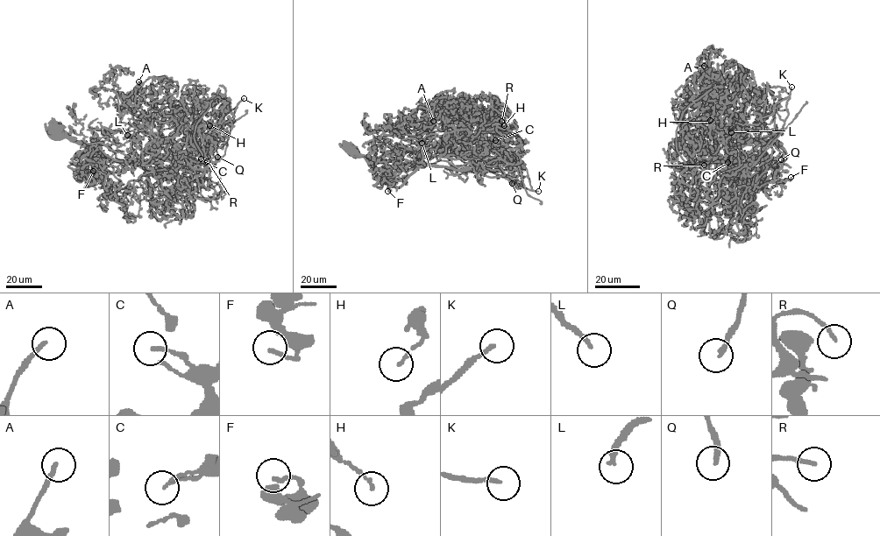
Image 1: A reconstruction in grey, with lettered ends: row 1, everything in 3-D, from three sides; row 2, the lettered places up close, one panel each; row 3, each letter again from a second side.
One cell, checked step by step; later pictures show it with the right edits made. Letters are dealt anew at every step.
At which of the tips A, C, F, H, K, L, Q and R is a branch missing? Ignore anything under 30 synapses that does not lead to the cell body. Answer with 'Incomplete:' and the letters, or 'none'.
Incomplete: A, K, L, Q

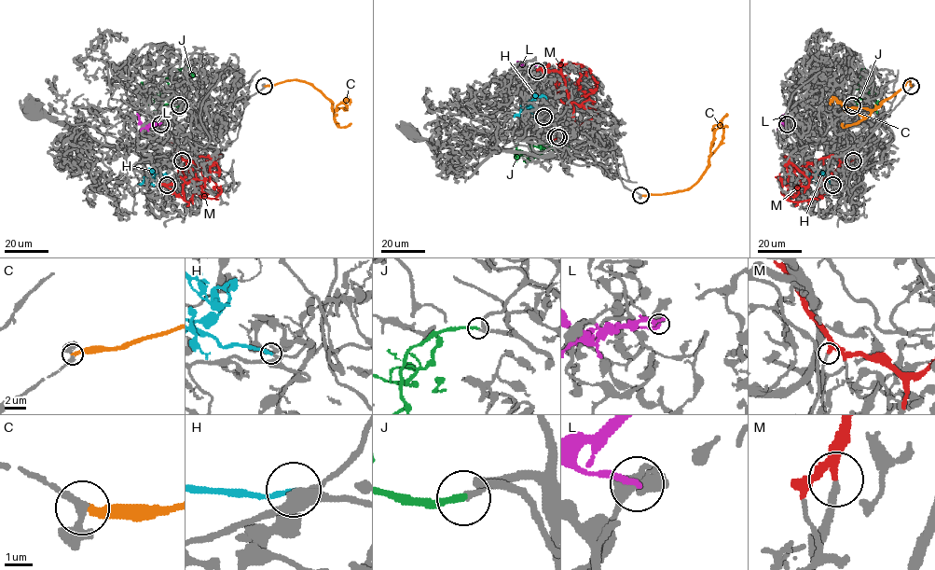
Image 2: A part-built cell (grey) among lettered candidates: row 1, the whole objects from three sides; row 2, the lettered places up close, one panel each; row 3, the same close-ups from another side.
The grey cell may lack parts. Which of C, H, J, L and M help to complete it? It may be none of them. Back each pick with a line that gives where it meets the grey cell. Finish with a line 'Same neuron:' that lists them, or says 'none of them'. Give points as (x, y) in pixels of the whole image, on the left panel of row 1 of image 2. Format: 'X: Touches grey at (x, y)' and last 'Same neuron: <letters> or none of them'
H: Touches grey at (167, 185)
J: Touches grey at (179, 105)
Same neuron: H, J

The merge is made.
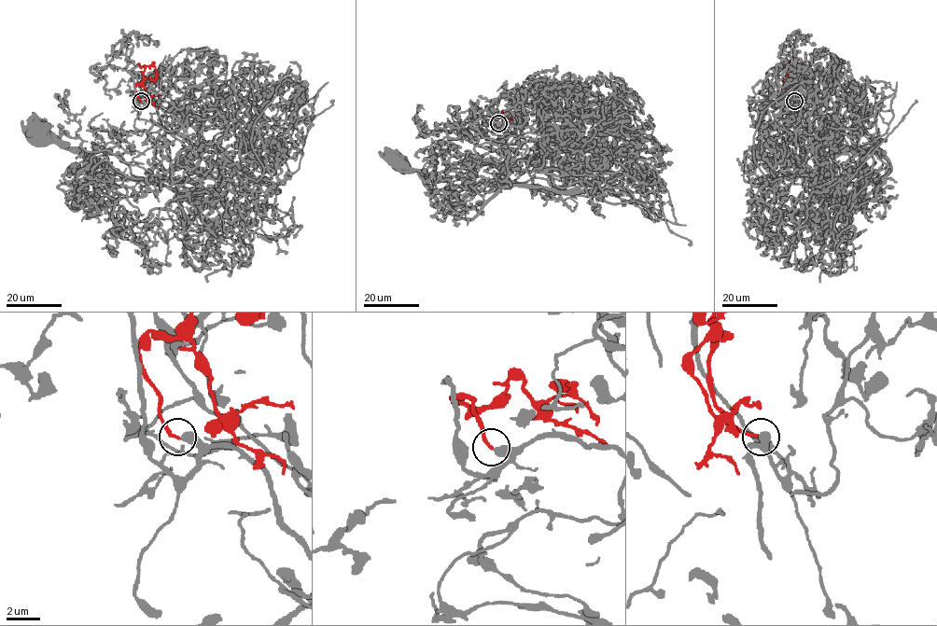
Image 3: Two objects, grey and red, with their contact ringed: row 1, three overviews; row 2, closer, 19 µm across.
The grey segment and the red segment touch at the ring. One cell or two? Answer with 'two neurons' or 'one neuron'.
one neuron

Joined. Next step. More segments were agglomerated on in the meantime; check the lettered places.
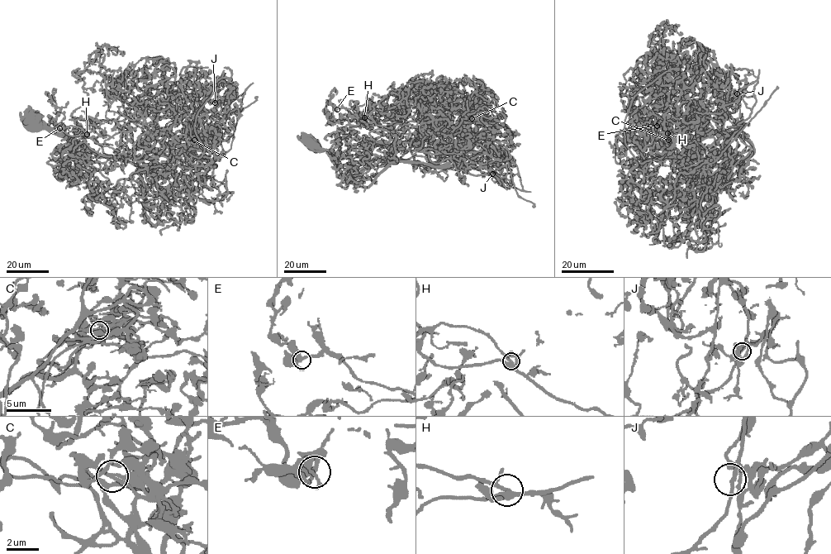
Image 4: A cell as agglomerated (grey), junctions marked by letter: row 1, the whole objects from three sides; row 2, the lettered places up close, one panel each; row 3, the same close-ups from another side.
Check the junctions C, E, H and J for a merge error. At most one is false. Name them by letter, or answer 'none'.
C

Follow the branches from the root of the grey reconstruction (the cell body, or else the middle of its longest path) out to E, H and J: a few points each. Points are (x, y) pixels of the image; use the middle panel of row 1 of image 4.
E: (309, 142), (363, 187), (392, 163), (443, 166), (452, 159), (441, 130), (398, 107), (367, 118), (337, 109)
H: (309, 142), (363, 187), (392, 163), (443, 166), (452, 159), (441, 130), (398, 107), (364, 117)
J: (309, 142), (325, 149), (342, 175), (359, 186), (368, 187), (398, 161), (451, 166), (468, 159), (492, 174)

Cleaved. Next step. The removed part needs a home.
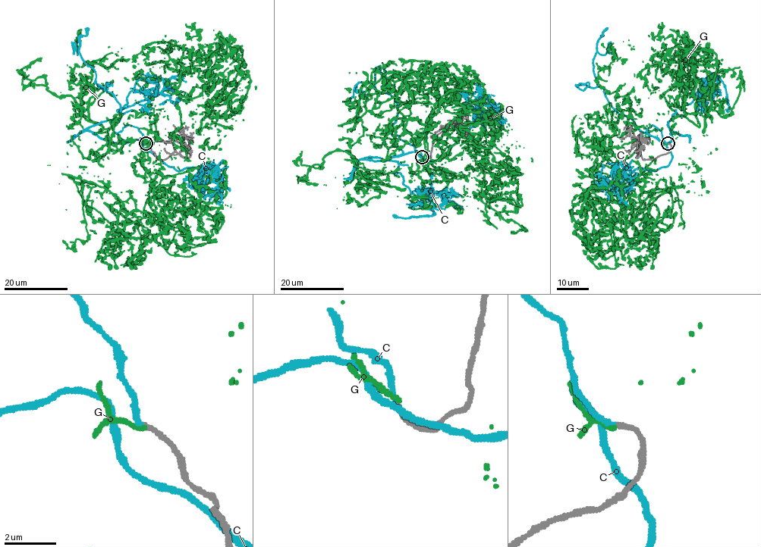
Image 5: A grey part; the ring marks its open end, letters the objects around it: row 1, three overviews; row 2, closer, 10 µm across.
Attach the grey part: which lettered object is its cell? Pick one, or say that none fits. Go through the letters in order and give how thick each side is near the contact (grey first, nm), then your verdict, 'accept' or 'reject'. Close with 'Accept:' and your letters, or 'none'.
C: calibres 190 and 180 nm; accept
G: calibres 190 and 190 nm; reject
Accept: C

